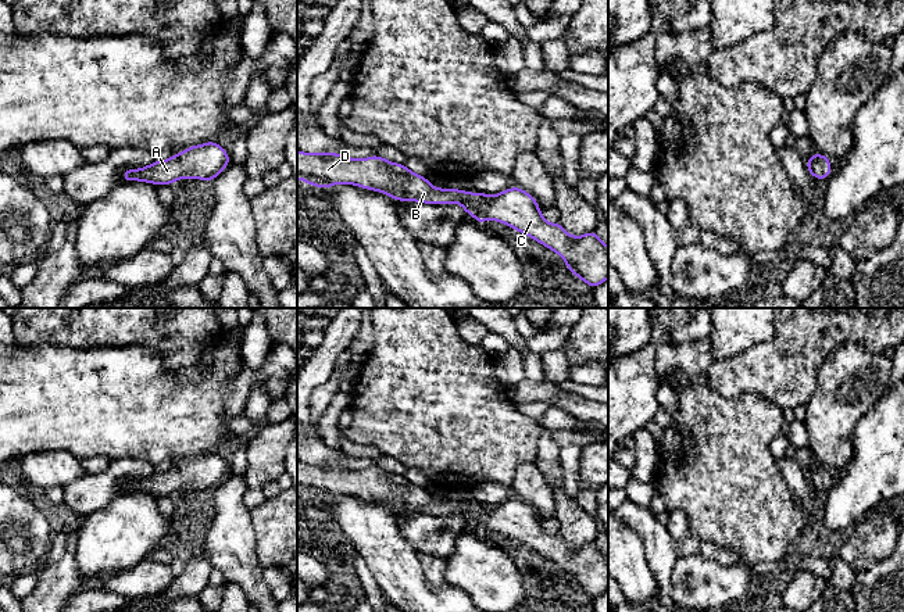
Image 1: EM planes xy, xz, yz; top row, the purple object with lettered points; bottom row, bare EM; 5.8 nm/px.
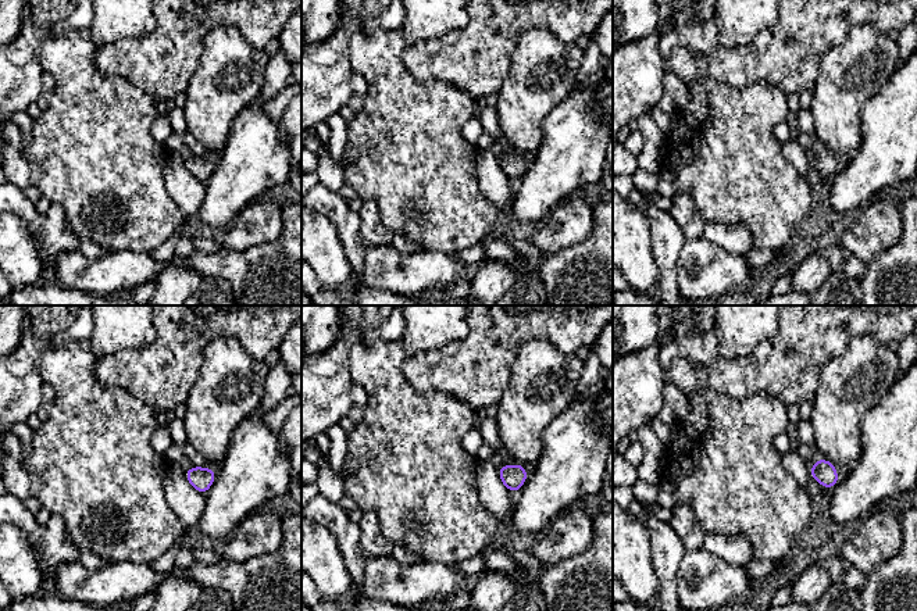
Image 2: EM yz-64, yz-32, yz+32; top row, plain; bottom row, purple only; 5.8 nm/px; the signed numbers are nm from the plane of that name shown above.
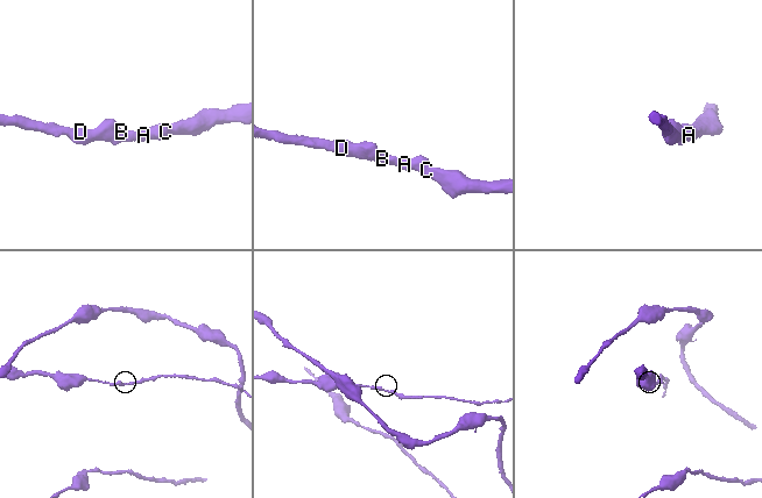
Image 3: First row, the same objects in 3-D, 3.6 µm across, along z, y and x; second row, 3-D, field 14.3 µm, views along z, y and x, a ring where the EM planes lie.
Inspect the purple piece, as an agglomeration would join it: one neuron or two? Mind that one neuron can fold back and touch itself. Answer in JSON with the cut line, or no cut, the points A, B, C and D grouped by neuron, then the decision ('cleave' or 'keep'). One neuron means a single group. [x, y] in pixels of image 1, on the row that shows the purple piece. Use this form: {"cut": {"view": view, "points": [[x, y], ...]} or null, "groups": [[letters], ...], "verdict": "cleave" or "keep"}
{"cut": null, "groups": [["A", "B", "C", "D"]], "verdict": "keep"}

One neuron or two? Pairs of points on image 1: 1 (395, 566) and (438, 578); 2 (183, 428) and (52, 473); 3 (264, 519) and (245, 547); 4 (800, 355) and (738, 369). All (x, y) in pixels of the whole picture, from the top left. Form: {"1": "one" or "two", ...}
{"1": "two", "2": "two", "3": "two", "4": "one"}

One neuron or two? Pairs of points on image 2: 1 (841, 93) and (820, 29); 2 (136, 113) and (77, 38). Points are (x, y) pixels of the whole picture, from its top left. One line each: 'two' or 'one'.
1: two
2: one

